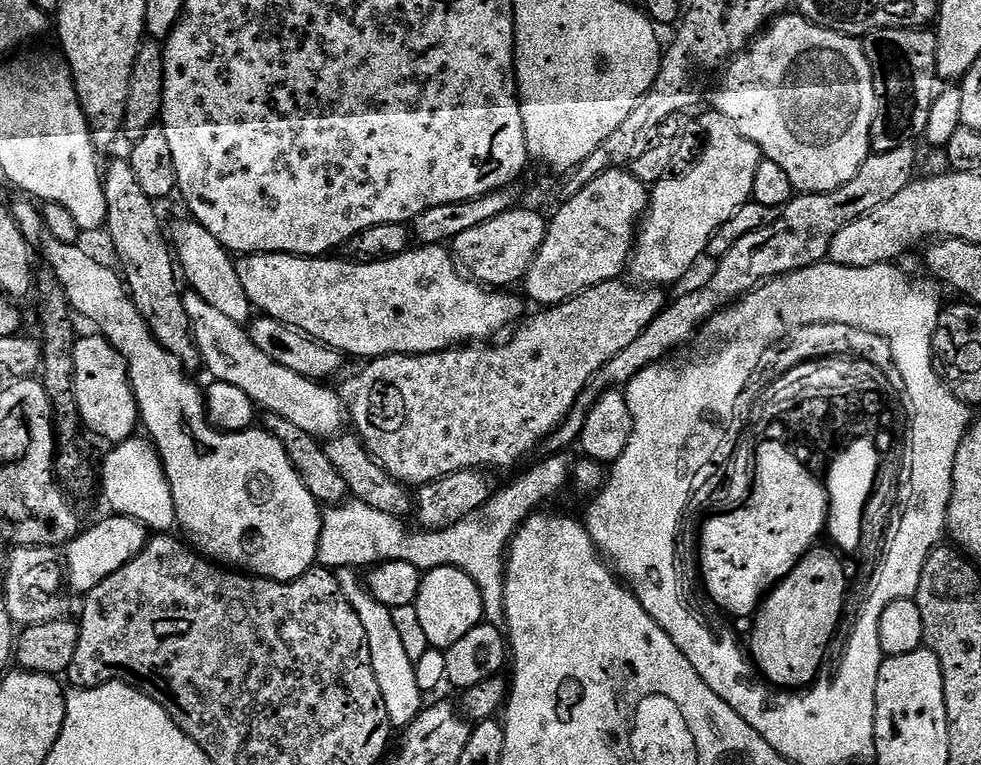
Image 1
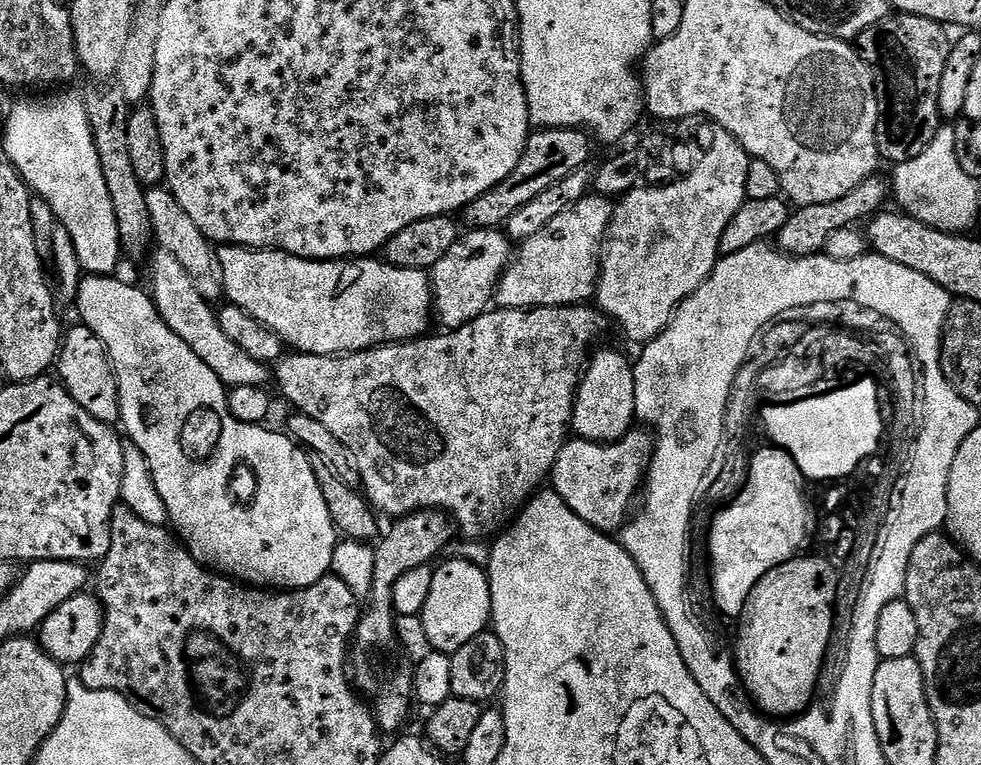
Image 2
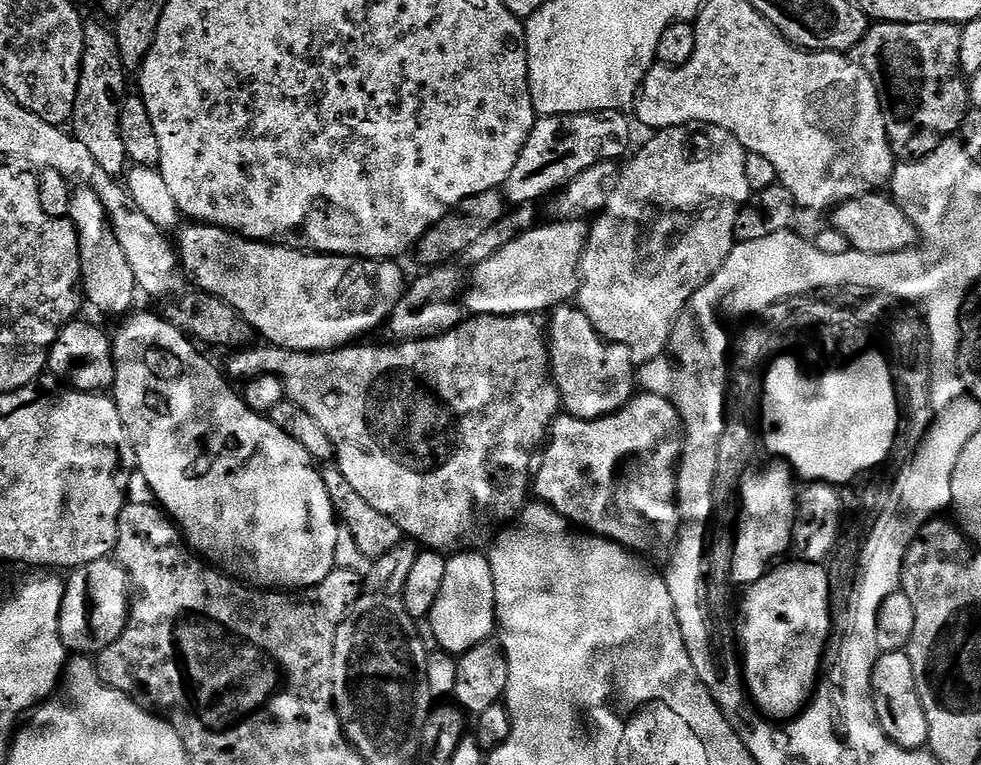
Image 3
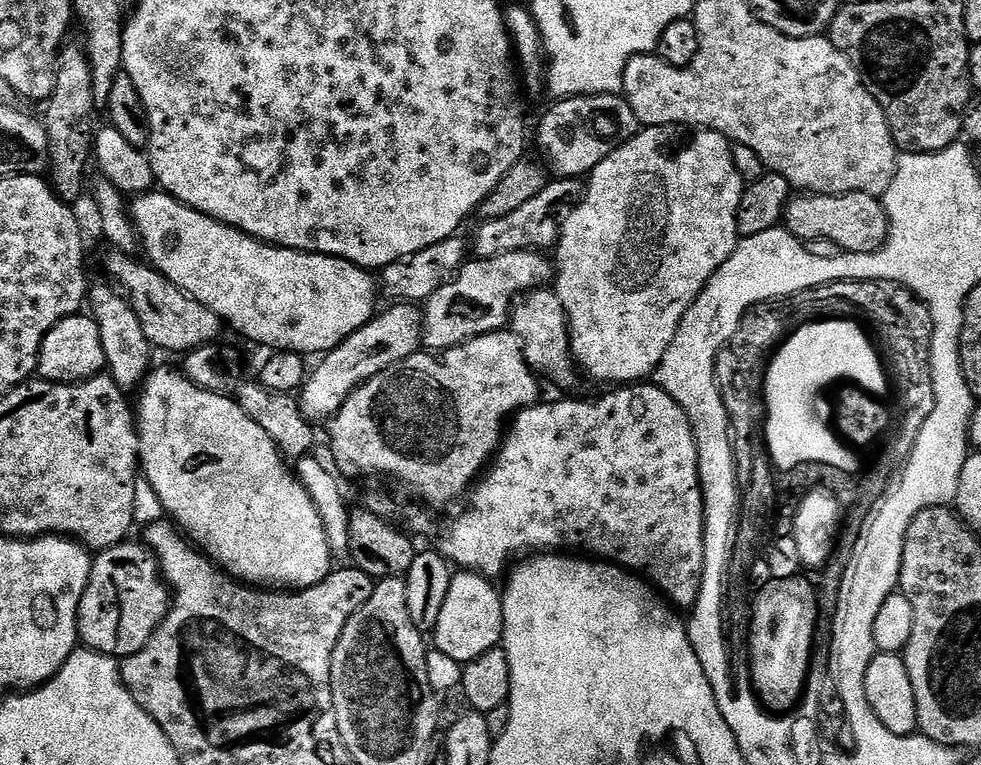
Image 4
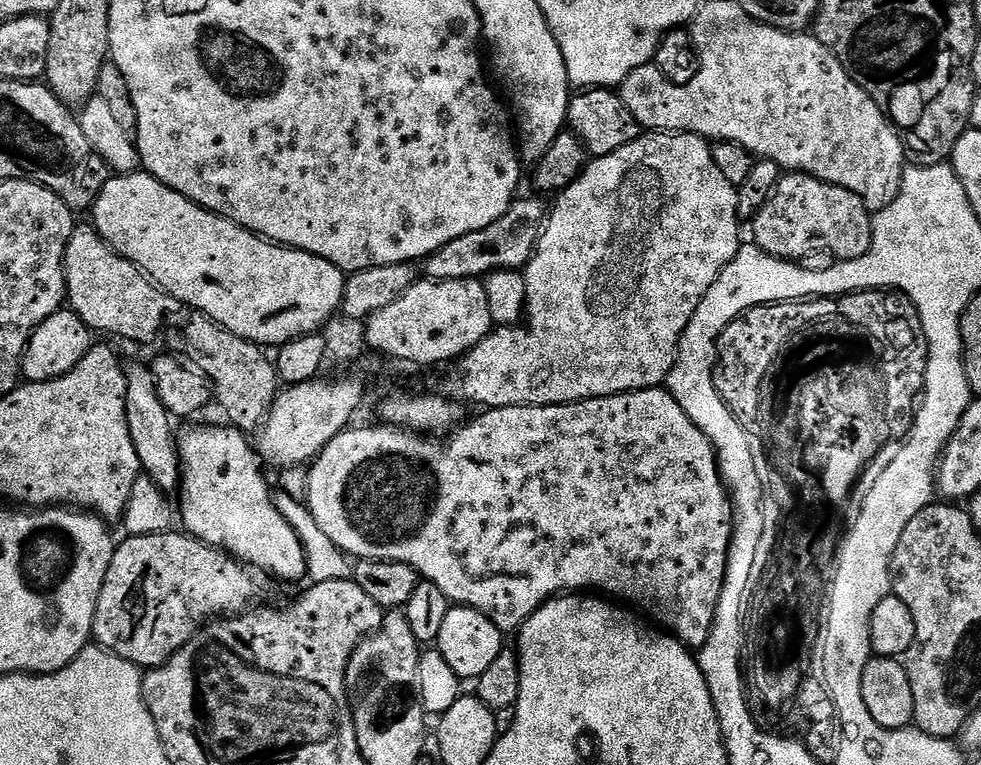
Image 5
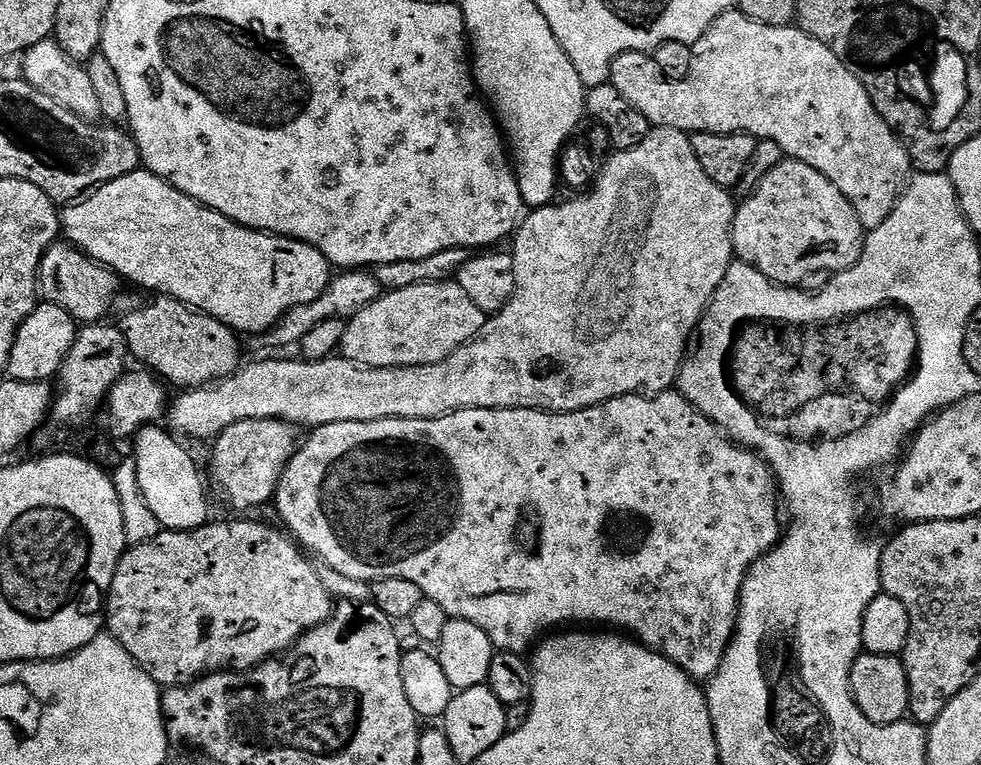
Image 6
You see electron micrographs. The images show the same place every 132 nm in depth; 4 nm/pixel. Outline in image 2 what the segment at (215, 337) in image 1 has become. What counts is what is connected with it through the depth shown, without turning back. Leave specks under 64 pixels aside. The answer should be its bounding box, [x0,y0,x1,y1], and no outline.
[150,250,270,389]

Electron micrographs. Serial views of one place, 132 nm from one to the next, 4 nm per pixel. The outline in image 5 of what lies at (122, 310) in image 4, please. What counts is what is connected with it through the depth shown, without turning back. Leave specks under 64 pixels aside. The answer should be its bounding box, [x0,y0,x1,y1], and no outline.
[127,363,182,494]

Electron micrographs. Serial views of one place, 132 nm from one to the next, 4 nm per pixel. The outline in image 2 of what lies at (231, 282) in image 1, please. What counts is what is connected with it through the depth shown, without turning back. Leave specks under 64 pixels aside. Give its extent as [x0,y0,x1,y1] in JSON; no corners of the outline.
[146,186,224,302]

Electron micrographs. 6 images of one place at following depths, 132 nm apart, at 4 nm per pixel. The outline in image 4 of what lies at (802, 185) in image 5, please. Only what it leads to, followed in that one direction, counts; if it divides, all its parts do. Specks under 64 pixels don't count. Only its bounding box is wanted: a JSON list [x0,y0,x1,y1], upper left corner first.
[783,192,888,256]

